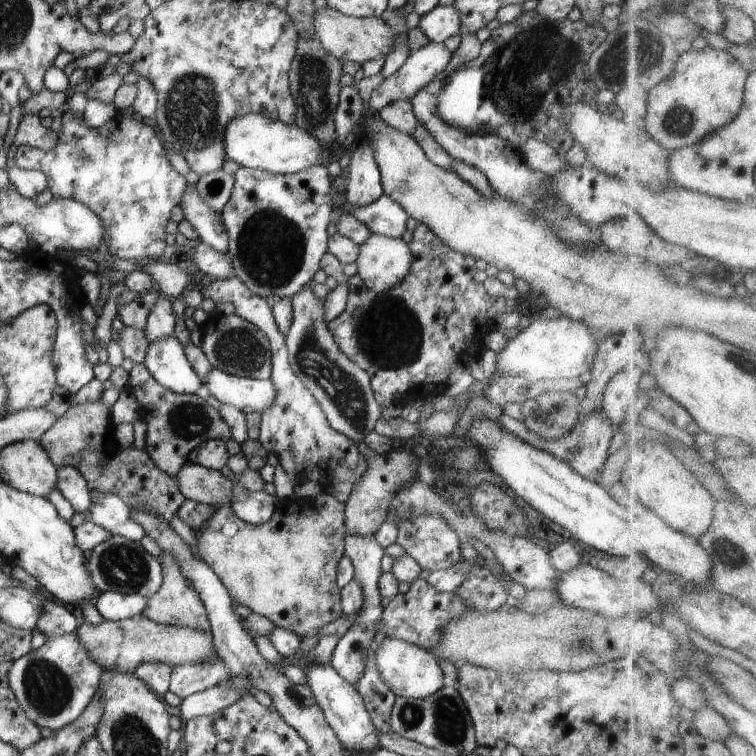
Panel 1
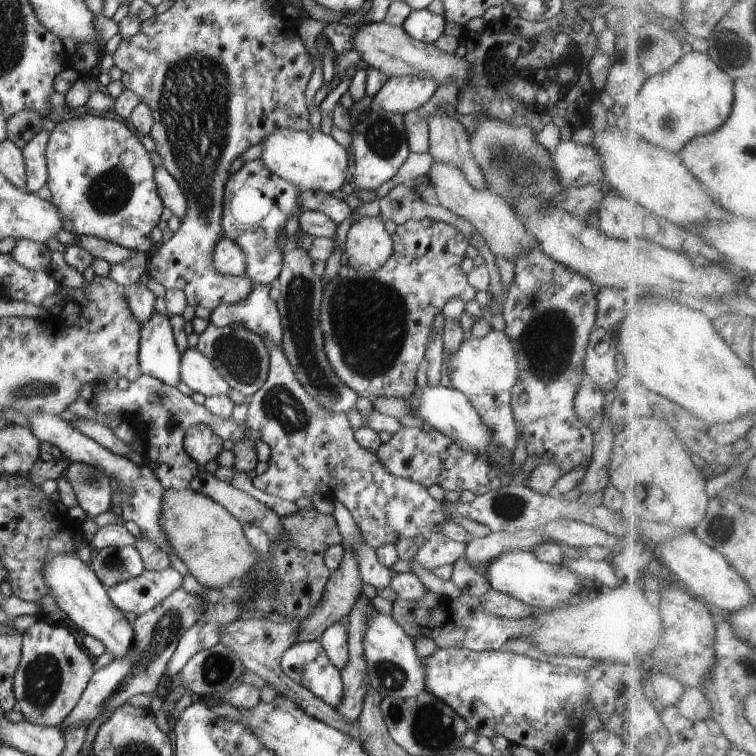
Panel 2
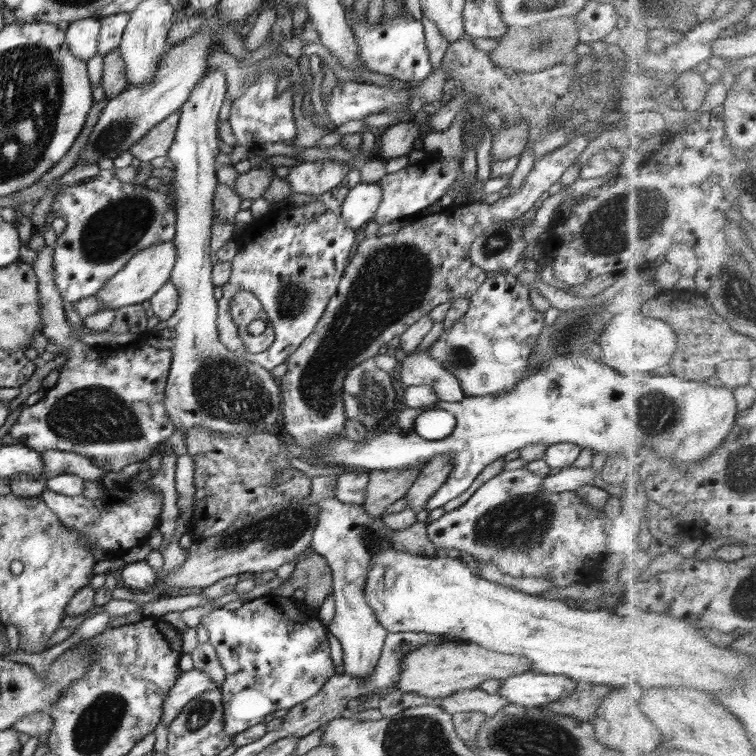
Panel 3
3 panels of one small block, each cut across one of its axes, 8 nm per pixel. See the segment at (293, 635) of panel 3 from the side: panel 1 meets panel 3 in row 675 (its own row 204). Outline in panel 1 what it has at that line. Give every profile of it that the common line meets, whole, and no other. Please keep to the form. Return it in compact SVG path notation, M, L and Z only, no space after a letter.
M314 164L298 174L280 174L260 169L241 167L234 175L234 186L230 200L222 207L220 216L228 233L228 255L231 258L234 276L248 287L250 292L262 298L279 296L290 298L302 290L302 286L313 284L314 274L320 270L320 260L327 252L328 232L332 213L330 186L332 177L327 166Z

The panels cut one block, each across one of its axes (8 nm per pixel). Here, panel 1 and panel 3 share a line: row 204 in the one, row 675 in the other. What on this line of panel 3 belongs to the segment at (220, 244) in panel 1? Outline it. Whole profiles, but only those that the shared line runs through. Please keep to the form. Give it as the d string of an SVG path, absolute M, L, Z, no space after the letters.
M196 668L182 672L164 698L161 723L168 726L176 715L186 707L194 698L212 689L212 680L209 674Z

